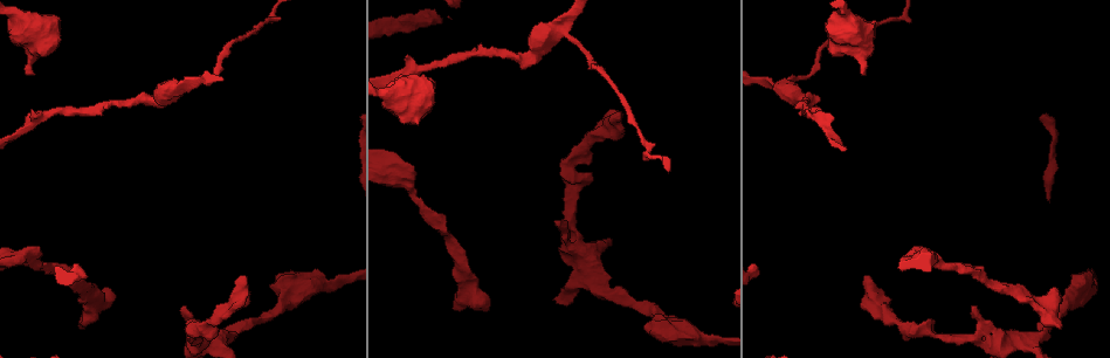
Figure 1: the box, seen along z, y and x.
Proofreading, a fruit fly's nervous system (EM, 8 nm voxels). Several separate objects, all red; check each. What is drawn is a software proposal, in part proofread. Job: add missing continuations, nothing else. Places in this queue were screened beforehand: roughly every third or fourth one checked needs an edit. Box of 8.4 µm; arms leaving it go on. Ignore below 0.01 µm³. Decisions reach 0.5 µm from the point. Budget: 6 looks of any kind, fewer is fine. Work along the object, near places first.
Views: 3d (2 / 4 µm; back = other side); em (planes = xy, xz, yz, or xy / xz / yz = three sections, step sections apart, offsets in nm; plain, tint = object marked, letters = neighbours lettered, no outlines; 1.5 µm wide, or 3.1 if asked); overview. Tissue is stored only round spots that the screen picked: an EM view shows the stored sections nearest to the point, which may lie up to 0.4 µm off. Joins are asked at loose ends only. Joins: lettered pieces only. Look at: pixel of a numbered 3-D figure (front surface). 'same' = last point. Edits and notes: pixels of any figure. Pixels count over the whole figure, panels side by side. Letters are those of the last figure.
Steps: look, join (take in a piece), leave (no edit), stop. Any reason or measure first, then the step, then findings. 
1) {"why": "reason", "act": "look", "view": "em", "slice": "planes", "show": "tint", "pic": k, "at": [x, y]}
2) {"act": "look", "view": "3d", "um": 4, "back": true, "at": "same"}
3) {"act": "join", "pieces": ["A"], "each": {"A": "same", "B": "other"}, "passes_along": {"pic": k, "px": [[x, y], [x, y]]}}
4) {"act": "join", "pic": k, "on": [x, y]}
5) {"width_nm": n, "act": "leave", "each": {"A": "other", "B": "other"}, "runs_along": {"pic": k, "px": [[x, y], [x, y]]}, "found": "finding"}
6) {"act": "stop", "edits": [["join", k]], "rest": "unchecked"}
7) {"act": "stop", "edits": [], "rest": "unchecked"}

{"why": "an open end", "act": "look", "view": "em", "slice": "yz", "step": 8, "show": "letters", "pic": 1, "at": [80, 326]}

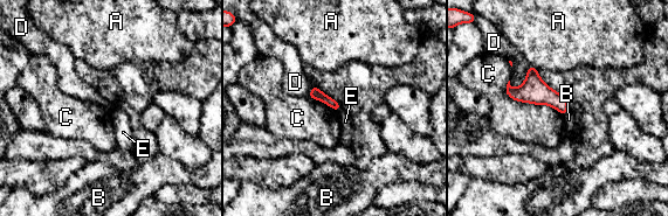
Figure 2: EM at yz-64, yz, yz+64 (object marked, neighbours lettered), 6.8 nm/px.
{"act": "leave", "each": {"A": "other", "B": "other", "C": "other", "D": "other", "E": "other"}, "border": {"pic": 2, "px": [[507, 82], [511, 98], [563, 116]]}, "found": "no lettered piece goes on from it"}

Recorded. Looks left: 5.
{"why": "branch stops here", "act": "look", "view": "em", "slice": "planes", "show": "letters", "pic": 1, "at": [865, 276]}

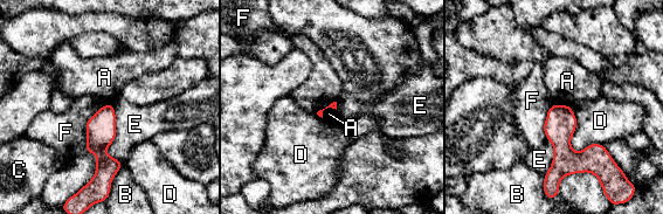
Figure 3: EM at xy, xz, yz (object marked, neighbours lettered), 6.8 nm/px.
{"longest_contact_nm": ["E", 420], "act": "leave", "each": {"A": "other", "B": "other", "C": "other", "D": "other", "E": "other", "F": "other"}, "border": {"pic": 3, "px": [[108, 103], [87, 122], [85, 152]]}, "found": "none of them fits"}

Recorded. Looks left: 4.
{"act": "look", "view": "3d", "um": 4, "pic": 1, "at": [30, 74]}

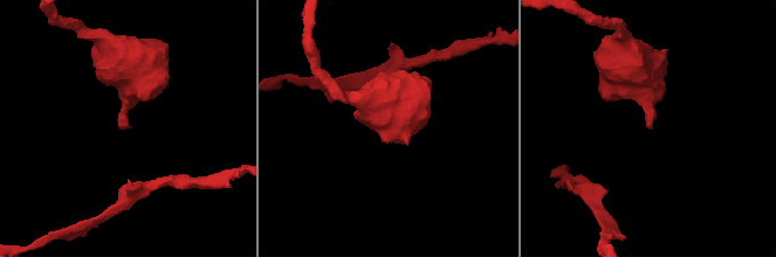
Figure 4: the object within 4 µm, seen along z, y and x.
{"act": "look", "view": "em", "slice": "yz", "step": 8, "show": "letters", "pic": 4, "at": [122, 129]}

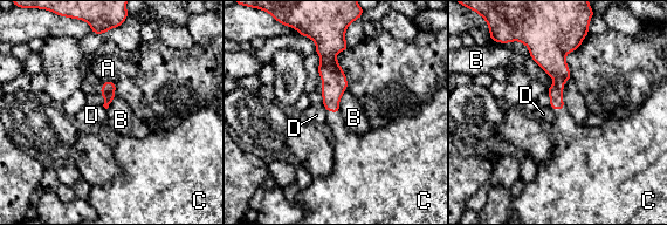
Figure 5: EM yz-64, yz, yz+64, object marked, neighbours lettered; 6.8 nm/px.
{"act": "join", "pieces": ["C"], "each": {"A": "other", "B": "other", "C": "same", "D": "other"}, "passes_along": {"pic": 5, "px": [[559, 73], [558, 109], [572, 142]]}, "found": "it goes on there"}

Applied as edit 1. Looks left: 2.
{"act": "stop", "edits": [["join", 5]], "rest": "unchecked"}

